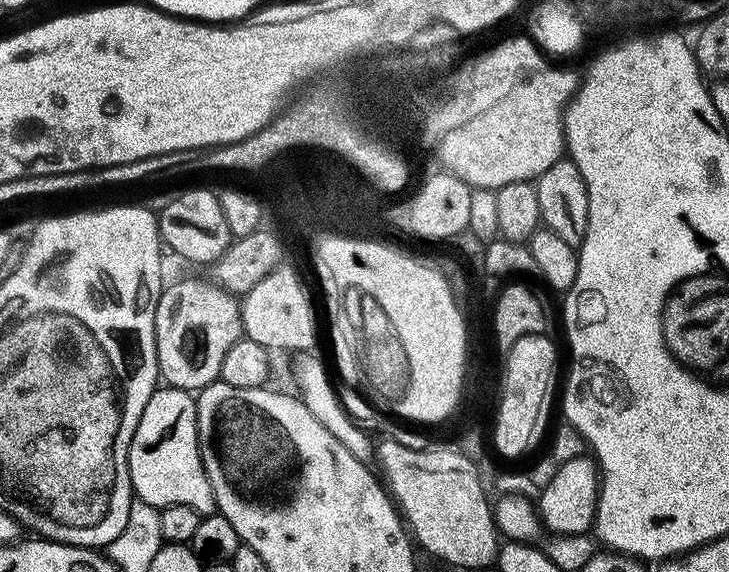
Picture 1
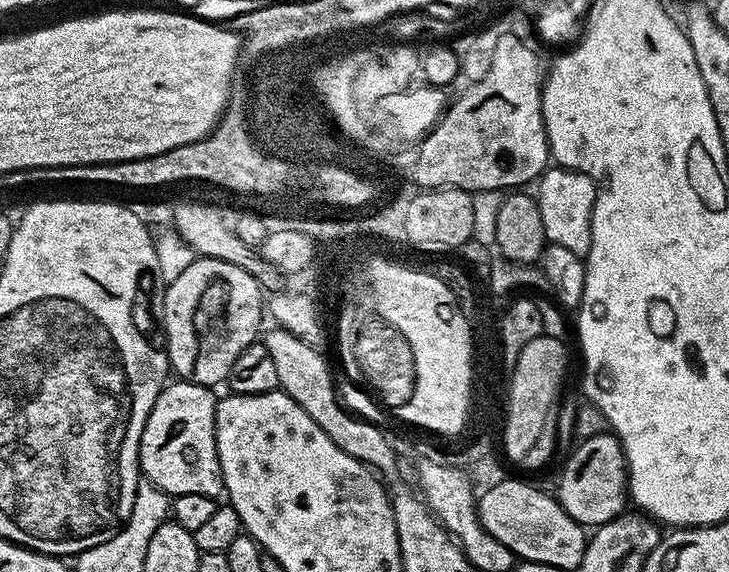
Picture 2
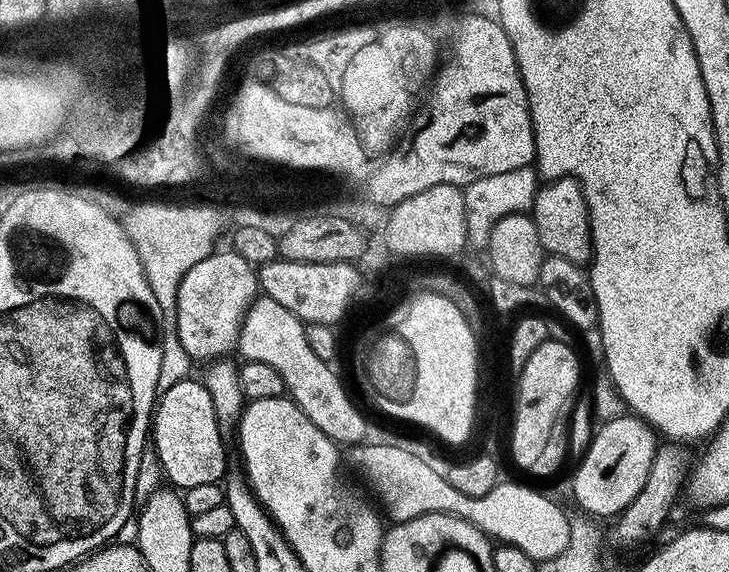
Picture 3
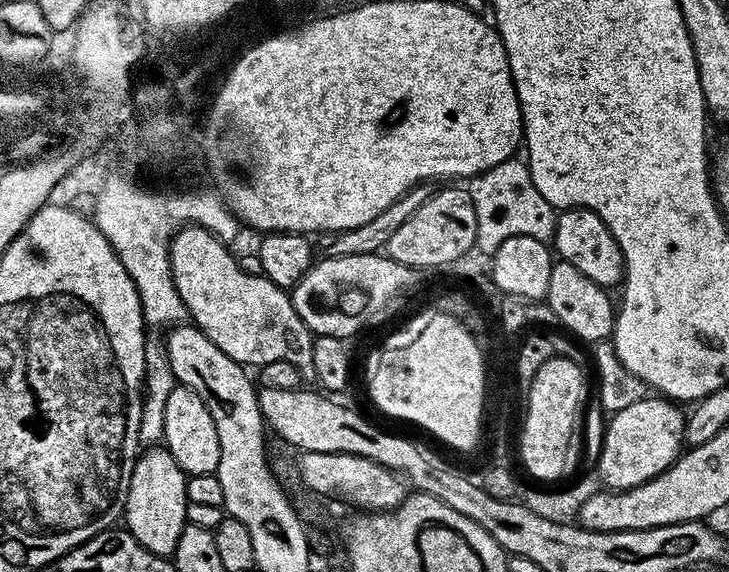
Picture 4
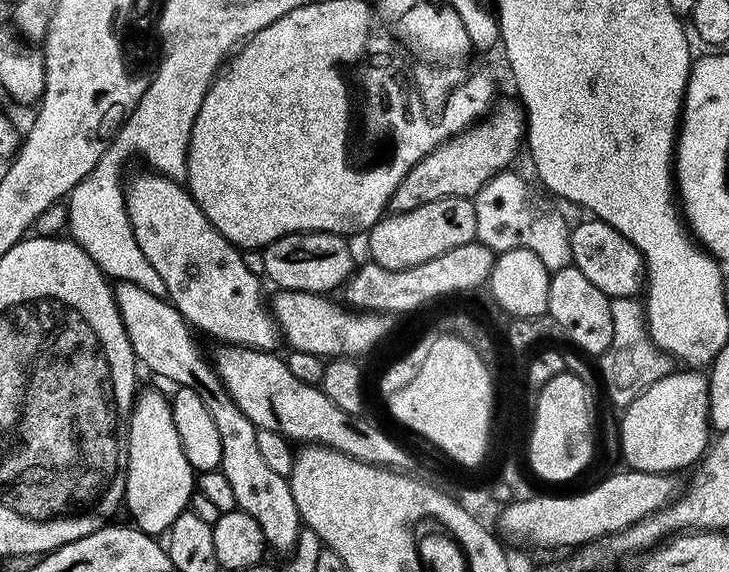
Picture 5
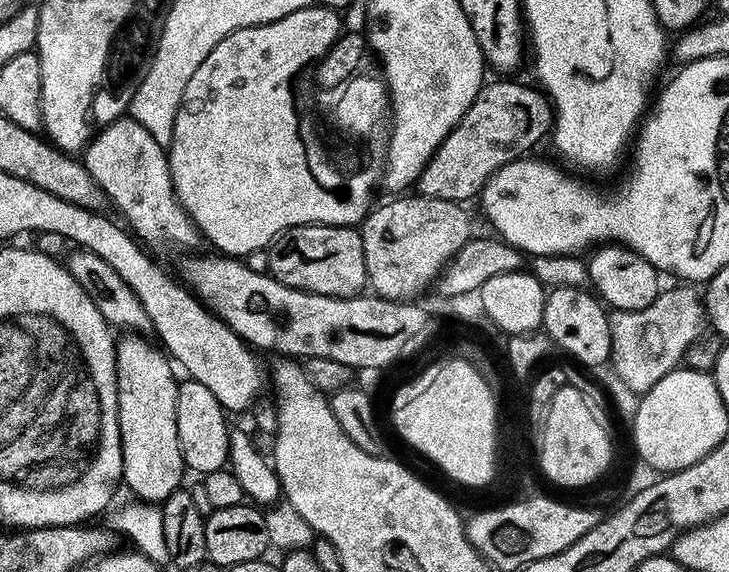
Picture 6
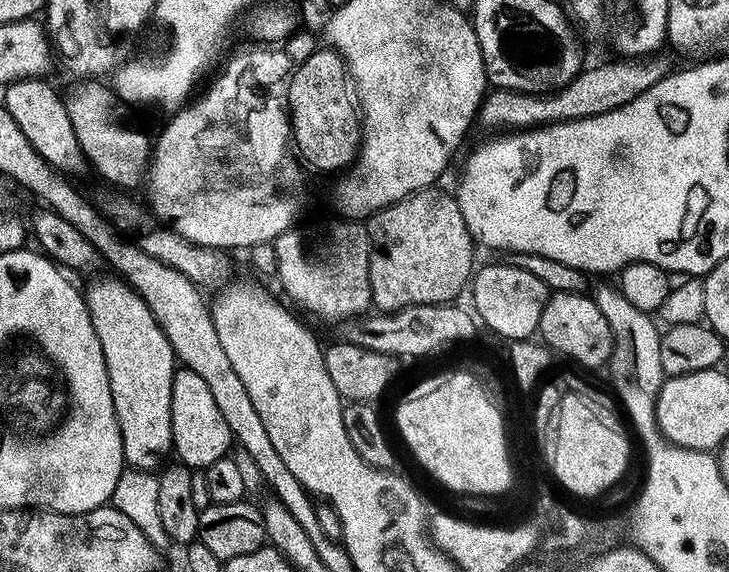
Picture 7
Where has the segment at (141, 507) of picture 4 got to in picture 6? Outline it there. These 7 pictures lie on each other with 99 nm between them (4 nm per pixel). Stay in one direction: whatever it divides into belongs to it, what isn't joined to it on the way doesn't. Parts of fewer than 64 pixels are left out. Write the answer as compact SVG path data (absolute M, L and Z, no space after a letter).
M124 334L116 344L116 393L118 394L118 422L120 423L120 445L124 463L123 483L133 496L145 502L162 502L171 492L181 487L180 480L186 475L184 455L178 442L176 421L177 377L172 377L174 364L155 343L143 340L140 334Z

